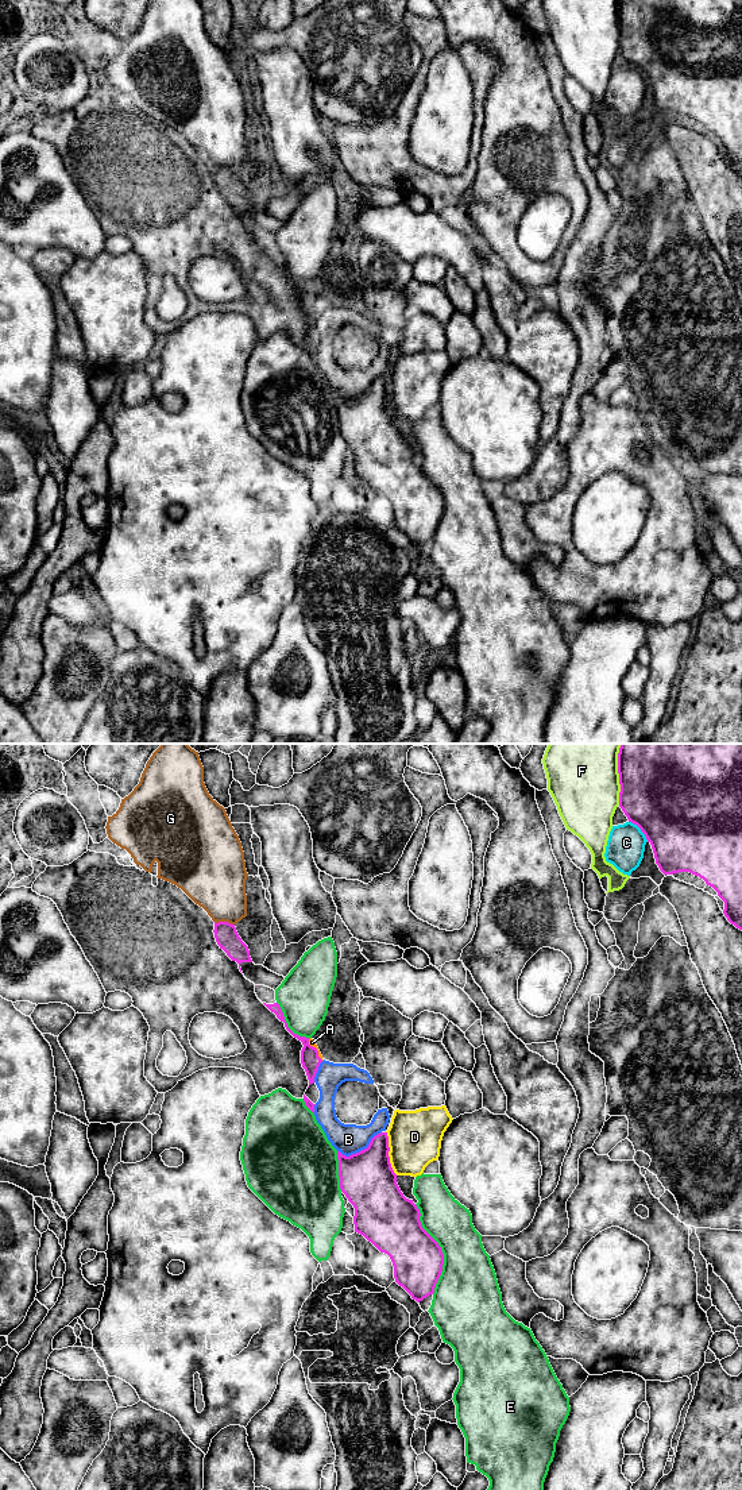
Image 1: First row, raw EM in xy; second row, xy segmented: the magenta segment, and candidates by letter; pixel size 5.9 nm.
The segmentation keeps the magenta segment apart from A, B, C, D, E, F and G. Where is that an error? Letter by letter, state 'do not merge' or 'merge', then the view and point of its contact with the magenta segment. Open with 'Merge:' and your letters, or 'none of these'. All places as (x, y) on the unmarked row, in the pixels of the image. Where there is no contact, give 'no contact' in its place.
Merge: none of these
A: do not merge; meets magenta in xy at (316, 293)
B: do not merge; meets magenta in xy at (362, 394)
C: do not merge; meets magenta in xy at (641, 74)
D: do not merge; meets magenta in xy at (387, 397)
E: do not merge; meets magenta in xy at (440, 493)
F: do not merge; meets magenta in xy at (619, 24)
G: do not merge; meets magenta in xy at (224, 166)

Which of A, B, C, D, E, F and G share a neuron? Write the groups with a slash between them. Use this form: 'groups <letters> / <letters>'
groups A / B / C / D / E / F / G

